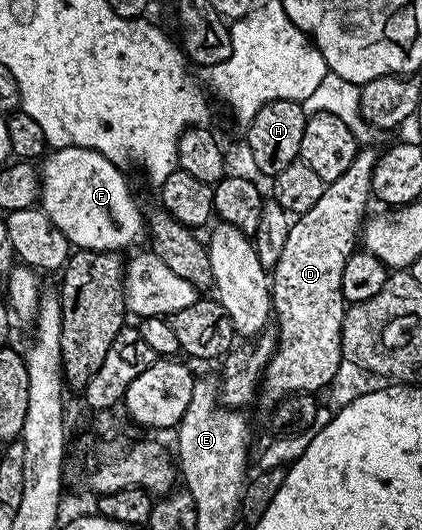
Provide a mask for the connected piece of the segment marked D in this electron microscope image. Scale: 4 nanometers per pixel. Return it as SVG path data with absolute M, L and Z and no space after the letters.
M367 145L360 149L349 164L349 169L337 177L337 181L326 184L321 193L321 201L313 205L303 215L292 222L289 237L285 237L285 246L281 248L281 258L270 272L271 310L274 326L279 326L279 335L275 339L275 352L267 362L261 382L257 388L258 402L263 402L270 409L287 398L288 395L300 393L319 393L326 383L335 379L339 366L344 366L341 349L341 329L345 314L345 300L341 293L341 273L345 270L345 261L357 249L357 240L361 235L361 224L364 222L363 210L367 202L372 202L371 182L377 151L374 146Z

